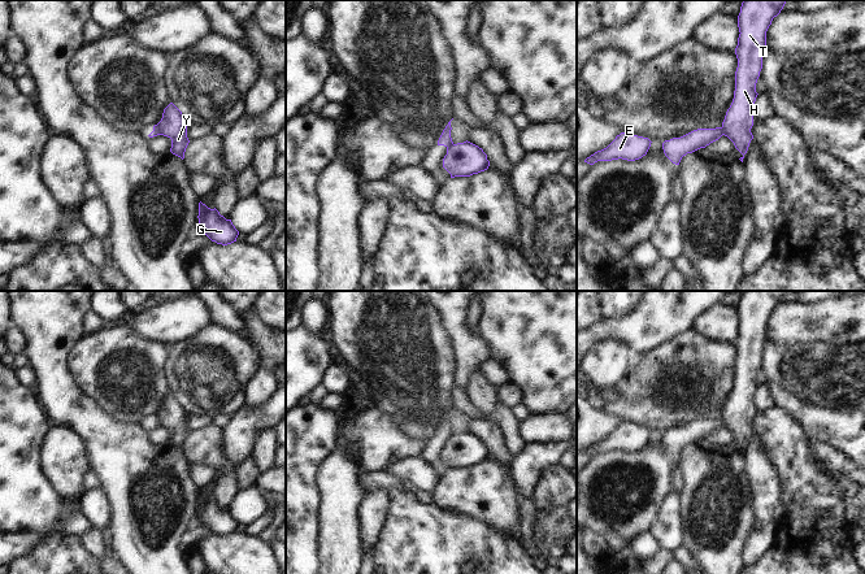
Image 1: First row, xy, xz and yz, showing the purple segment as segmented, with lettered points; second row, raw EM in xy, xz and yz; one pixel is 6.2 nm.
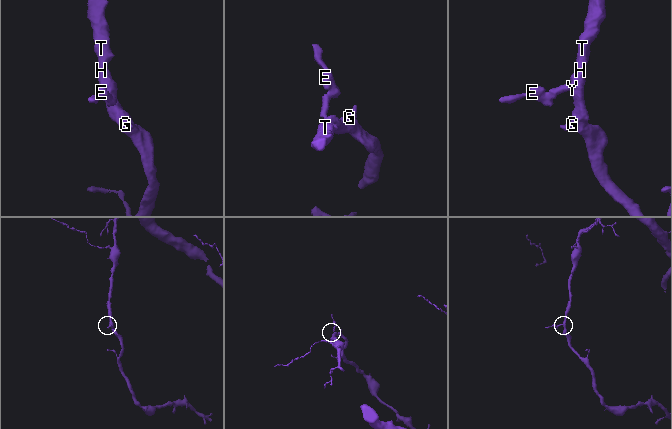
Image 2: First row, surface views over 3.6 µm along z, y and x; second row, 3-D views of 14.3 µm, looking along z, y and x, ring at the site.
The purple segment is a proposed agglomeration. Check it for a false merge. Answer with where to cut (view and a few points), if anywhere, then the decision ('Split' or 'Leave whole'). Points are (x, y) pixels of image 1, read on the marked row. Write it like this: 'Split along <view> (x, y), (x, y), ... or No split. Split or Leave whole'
Split along yz (721, 127), (722, 134). Split.

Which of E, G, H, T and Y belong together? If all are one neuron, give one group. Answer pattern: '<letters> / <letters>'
E / G H T Y

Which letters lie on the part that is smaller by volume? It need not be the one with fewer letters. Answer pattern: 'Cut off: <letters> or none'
Cut off: E

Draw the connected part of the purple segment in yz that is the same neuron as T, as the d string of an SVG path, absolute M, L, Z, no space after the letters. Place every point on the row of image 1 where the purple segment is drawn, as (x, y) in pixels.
M744 0L738 16L739 38L735 48L738 68L735 71L735 91L730 108L722 122L722 135L727 136L735 148L743 155L739 160L743 162L749 143L753 139L751 129L753 126L753 104L757 97L756 83L762 69L762 56L766 45L766 31L783 9L787 0Z

